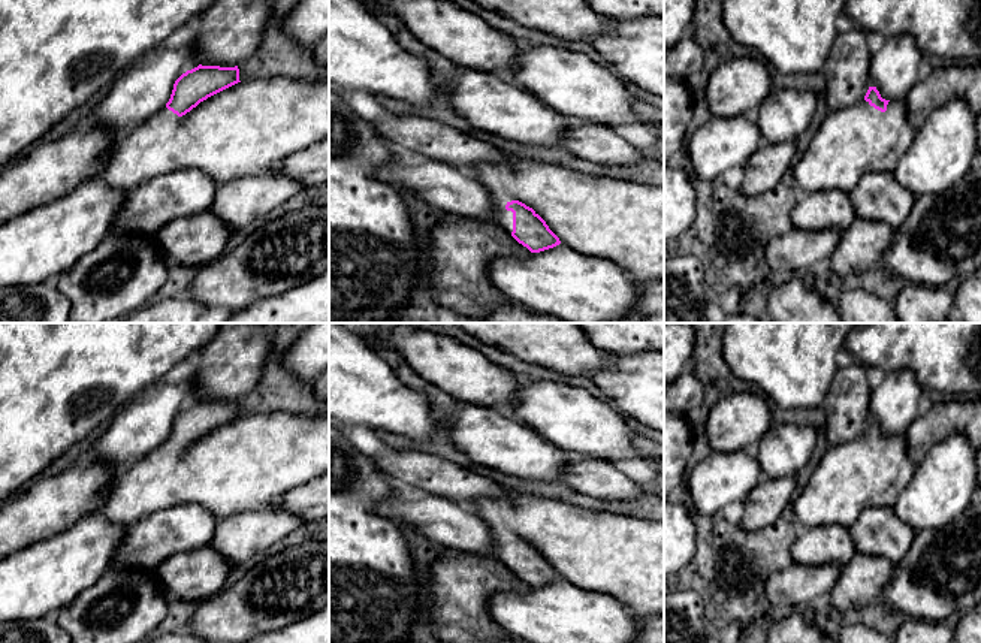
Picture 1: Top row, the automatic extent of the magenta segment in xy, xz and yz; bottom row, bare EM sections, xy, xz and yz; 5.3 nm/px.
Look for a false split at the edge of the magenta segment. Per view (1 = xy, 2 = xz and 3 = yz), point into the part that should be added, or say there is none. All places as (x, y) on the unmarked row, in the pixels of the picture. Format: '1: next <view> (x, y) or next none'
1: next xy (250, 462)
2: next xz (619, 555)
3: next yz (850, 477)

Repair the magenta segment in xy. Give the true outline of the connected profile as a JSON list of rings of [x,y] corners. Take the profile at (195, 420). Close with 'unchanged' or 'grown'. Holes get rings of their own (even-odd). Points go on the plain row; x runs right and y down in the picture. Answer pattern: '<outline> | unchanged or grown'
[[[202,401],[187,405],[173,419],[169,437],[139,459],[120,468],[103,492],[102,513],[114,525],[130,526],[139,519],[178,504],[199,504],[218,520],[251,510],[266,510],[286,492],[329,471],[329,416],[307,417],[277,411],[239,416],[239,404]]] | grown

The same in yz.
[[[869,422],[861,437],[825,450],[803,492],[794,498],[794,522],[800,531],[824,525],[849,528],[869,507],[893,507],[915,468],[905,435],[885,435],[876,422]]] | grown

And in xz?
[[[508,489],[501,498],[477,499],[467,505],[489,526],[493,556],[531,588],[562,577],[579,588],[618,598],[639,618],[664,618],[664,522],[588,510],[567,501]]] | grown

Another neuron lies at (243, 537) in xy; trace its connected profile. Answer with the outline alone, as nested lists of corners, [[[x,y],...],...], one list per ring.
[[[275,508],[242,511],[217,523],[211,547],[235,567],[245,567],[305,520]]]

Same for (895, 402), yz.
[[[911,369],[885,374],[884,381],[870,393],[869,422],[875,422],[885,435],[906,435],[918,417],[923,393]]]

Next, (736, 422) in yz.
[[[755,389],[727,395],[706,417],[706,437],[712,452],[755,449],[772,426],[769,398]]]

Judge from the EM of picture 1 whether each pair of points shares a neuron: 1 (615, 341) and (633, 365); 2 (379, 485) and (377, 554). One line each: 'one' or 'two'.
1: two
2: one

